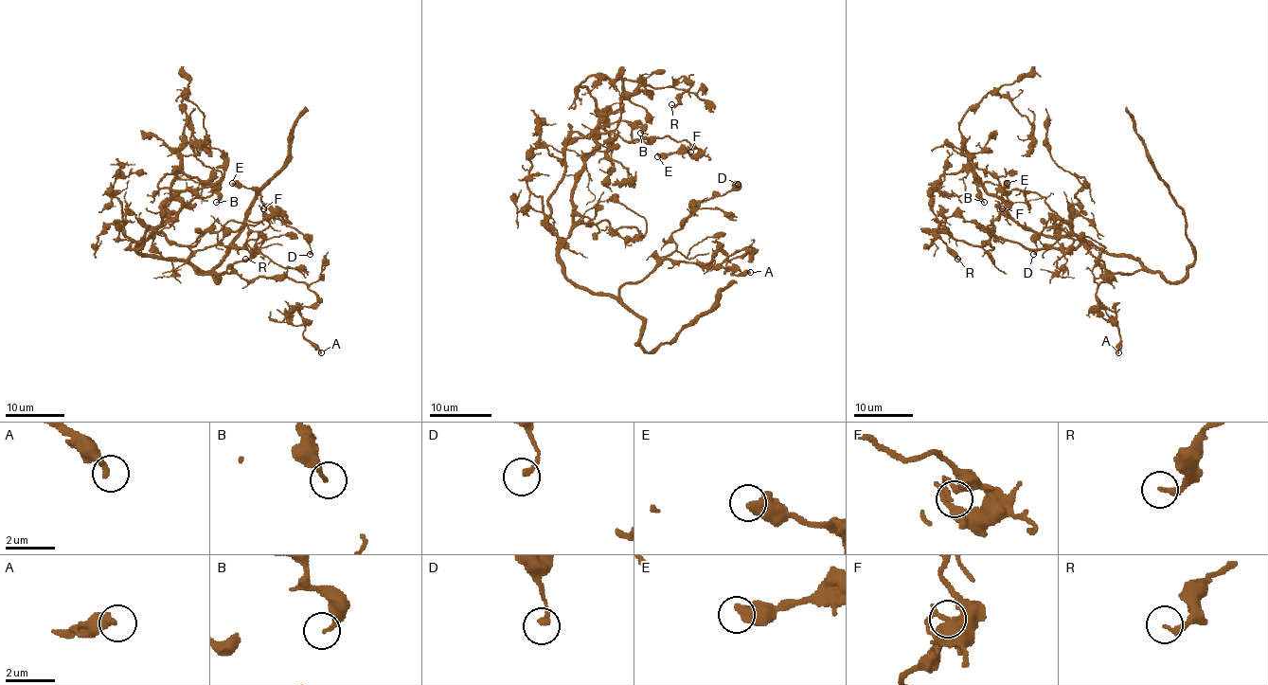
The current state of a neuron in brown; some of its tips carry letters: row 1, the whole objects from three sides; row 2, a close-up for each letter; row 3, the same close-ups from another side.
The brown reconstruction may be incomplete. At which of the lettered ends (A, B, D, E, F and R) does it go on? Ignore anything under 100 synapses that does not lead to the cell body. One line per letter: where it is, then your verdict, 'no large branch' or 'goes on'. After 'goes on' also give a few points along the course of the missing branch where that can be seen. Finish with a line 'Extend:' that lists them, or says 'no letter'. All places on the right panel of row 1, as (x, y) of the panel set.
A: place (1118, 352); no large branch
B: place (984, 202); no large branch
D: place (1033, 254); no large branch
E: place (1007, 183); no large branch
F: place (1002, 208); no large branch
R: place (957, 259); no large branch
Extend: no letter

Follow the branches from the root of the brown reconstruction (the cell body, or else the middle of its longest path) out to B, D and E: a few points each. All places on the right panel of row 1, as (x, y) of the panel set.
B: (1084, 241), (1074, 235), (1038, 235), (1026, 230), (1001, 198), (991, 196), (973, 180), (984, 202)
D: (1084, 241), (1111, 254), (1127, 254), (1142, 267), (1133, 274), (1109, 272), (1049, 219), (1033, 254)
E: (1084, 241), (1070, 250), (1027, 248), (984, 229), (987, 251), (987, 227), (1005, 207), (1001, 193), (1007, 183)

